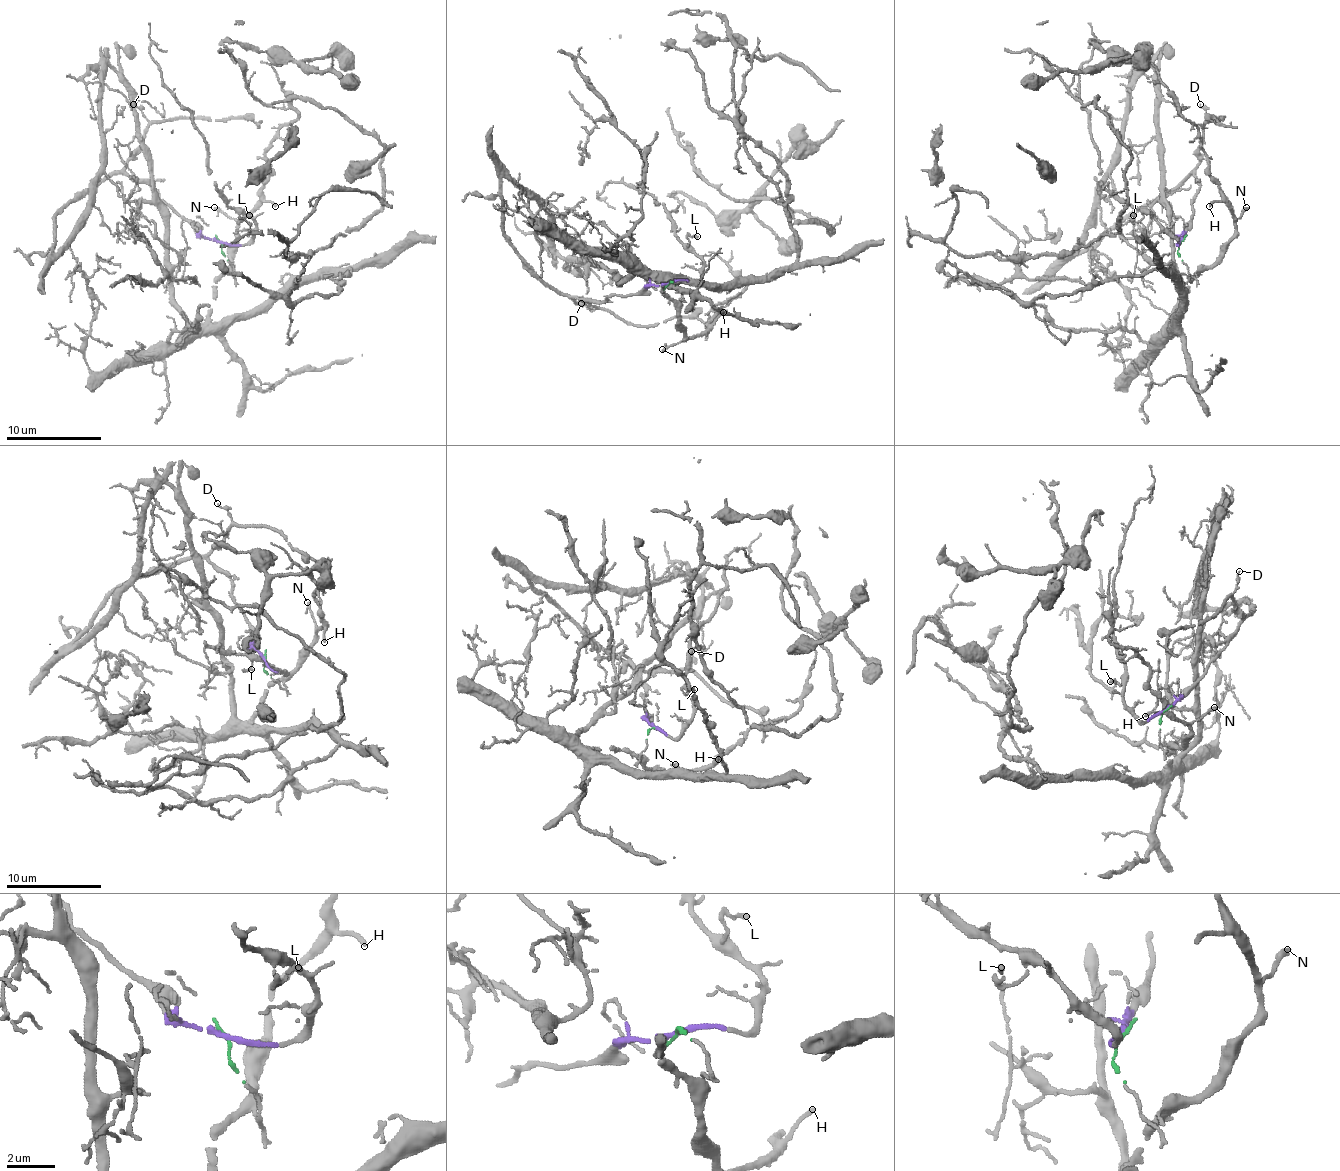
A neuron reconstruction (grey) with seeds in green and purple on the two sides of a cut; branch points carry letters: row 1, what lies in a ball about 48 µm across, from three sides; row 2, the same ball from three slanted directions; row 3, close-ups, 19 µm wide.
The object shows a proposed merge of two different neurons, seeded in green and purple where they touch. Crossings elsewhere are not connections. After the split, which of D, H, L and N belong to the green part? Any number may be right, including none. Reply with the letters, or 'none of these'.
H, N

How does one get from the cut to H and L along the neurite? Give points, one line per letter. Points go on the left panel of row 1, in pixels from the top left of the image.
H: (221, 240), (223, 255), (232, 266), (232, 276), (232, 247), (237, 231), (261, 202), (275, 207)
L: (218, 240), (247, 245), (256, 224), (247, 214), (240, 216), (242, 221), (249, 214)

